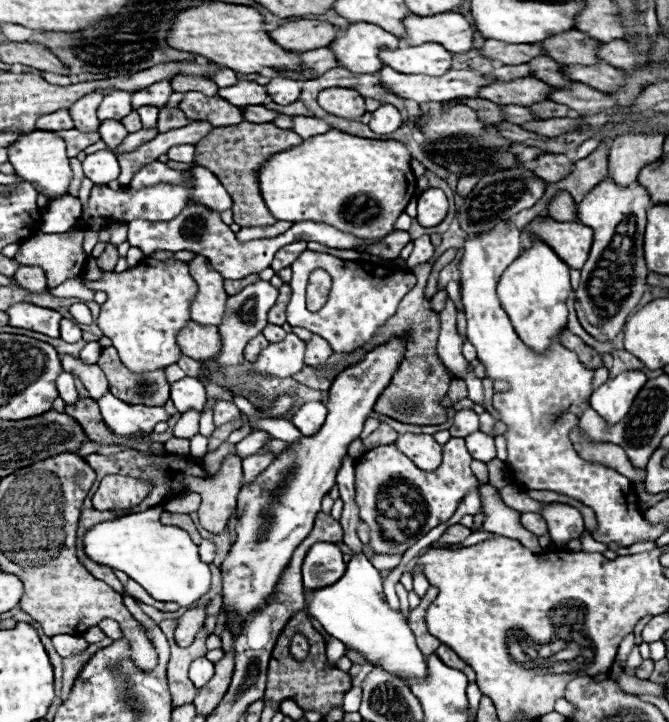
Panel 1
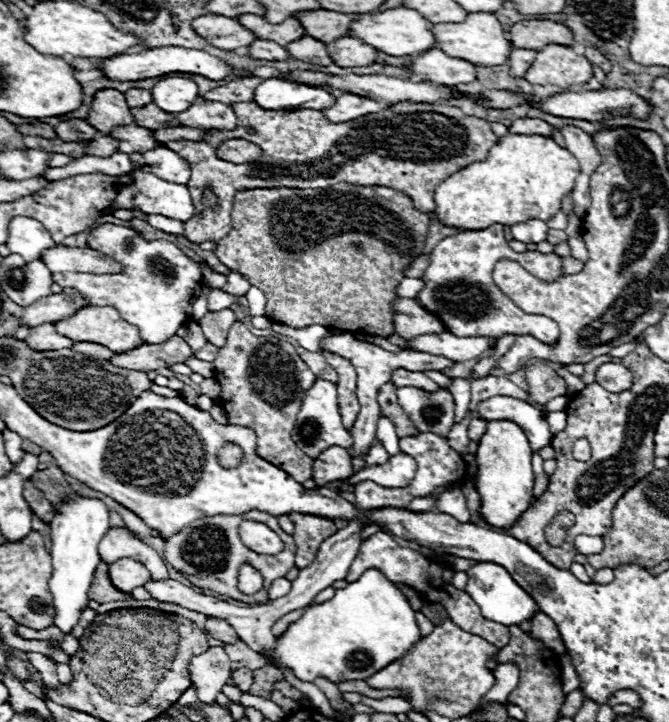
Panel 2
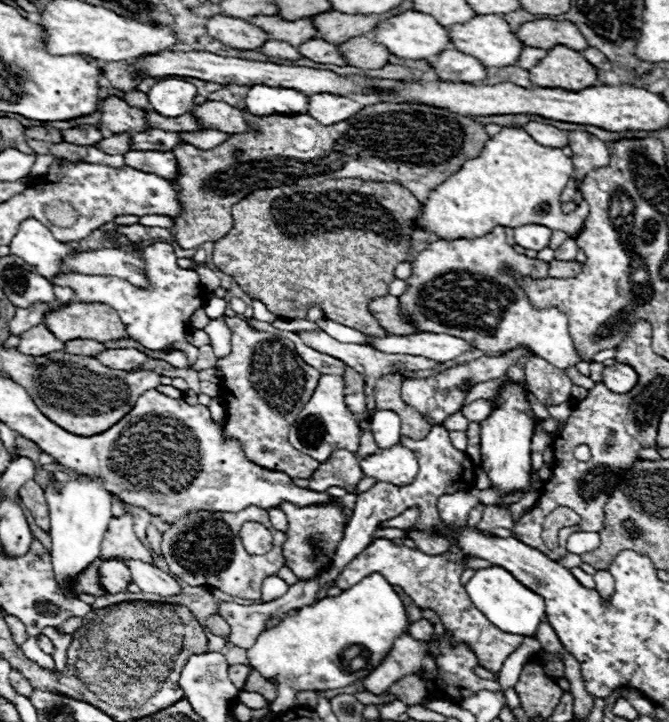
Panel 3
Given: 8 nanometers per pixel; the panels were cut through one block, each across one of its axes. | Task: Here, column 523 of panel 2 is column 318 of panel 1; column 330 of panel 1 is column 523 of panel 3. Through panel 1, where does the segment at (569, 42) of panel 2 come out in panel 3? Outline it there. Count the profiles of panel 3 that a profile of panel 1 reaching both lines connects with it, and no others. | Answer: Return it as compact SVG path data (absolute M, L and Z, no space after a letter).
M534 20L520 26L516 36L524 42L524 46L550 50L558 44L566 48L574 48L578 52L588 48L586 38L572 22L556 22L556 20Z

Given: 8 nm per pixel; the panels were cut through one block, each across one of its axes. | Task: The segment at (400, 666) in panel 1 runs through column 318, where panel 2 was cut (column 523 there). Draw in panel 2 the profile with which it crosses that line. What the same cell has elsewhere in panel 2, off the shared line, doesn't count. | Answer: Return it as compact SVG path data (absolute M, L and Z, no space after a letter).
M478 562L476 566L472 566L466 572L468 572L466 592L480 606L484 618L498 622L498 624L504 624L504 626L520 626L522 622L532 620L534 614L538 612L536 600L522 586L518 586L512 580L512 576L506 572L506 568L492 564L492 562Z

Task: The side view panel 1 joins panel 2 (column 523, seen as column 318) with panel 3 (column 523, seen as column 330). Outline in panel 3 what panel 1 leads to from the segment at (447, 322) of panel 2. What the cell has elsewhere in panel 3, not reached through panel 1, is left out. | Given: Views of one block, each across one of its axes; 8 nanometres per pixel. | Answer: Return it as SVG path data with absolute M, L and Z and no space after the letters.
M496 226L490 234L480 238L460 238L460 240L436 240L426 250L422 250L412 260L412 276L406 280L408 290L400 296L400 308L406 318L412 320L412 324L420 332L436 332L436 334L450 334L456 338L462 338L474 348L484 352L498 352L504 354L508 350L514 350L518 346L530 348L536 356L542 356L556 368L570 368L580 362L580 354L574 346L574 340L568 332L568 316L556 308L546 310L531 307L523 289L518 287L518 282L512 274L507 274L504 268L510 268L520 276L530 278L546 278L548 276L548 264L538 258L526 258L522 254L516 254L514 248L506 242L504 228Z

